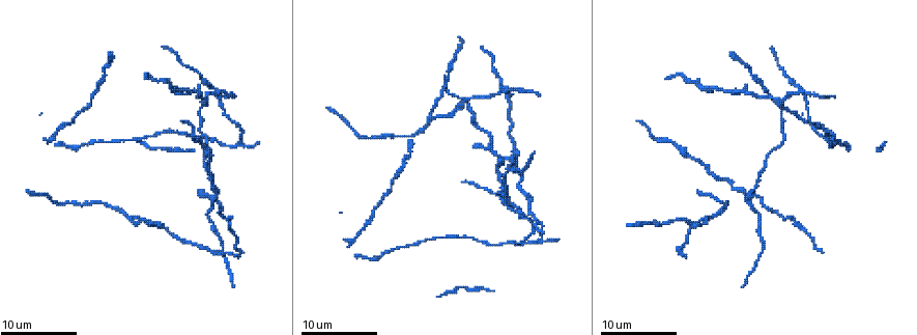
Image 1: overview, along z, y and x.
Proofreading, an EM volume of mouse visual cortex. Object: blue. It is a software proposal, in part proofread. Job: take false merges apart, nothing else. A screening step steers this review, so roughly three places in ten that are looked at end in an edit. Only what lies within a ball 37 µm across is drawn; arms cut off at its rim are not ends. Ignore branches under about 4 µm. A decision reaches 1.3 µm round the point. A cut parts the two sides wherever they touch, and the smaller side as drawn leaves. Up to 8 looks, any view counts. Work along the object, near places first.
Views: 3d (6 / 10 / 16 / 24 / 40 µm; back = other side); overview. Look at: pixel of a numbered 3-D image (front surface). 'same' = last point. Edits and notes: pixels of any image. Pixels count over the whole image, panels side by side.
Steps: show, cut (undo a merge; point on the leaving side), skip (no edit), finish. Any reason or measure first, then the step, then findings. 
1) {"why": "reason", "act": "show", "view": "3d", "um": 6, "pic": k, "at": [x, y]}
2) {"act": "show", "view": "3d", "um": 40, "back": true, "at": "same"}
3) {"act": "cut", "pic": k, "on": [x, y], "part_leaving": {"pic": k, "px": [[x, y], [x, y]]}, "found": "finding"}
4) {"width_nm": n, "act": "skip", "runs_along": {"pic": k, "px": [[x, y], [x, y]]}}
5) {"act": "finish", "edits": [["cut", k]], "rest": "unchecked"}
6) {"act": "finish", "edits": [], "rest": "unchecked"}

{"why": "three-way junction", "act": "show", "view": "3d", "um": 10, "pic": 1, "at": [783, 100]}

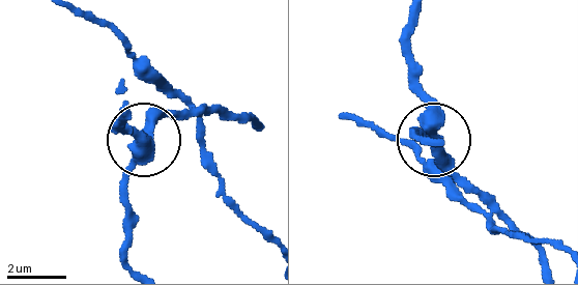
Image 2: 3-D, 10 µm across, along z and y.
{"side_arm_um": 20, "act": "skip", "found": "all the same neuron"}

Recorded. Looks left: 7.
{"why": "two arms in line, one across", "act": "show", "view": "3d", "um": 6, "pic": 1, "at": [130, 218]}

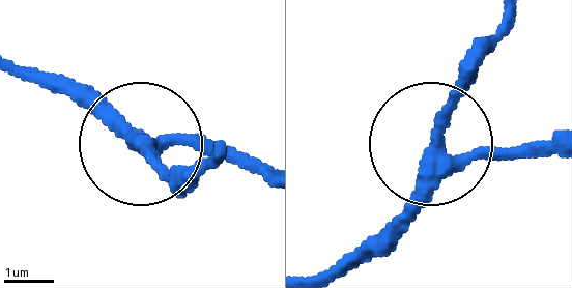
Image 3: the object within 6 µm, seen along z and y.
{"width_nm": 280, "act": "skip", "found": "one neuron here"}

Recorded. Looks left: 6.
{"act": "show", "view": "3d", "um": 10, "pic": 1, "at": [784, 138]}

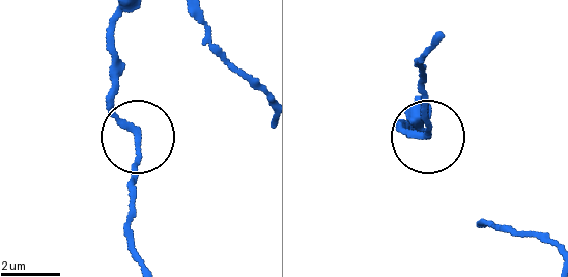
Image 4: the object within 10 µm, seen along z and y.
{"side_arm_um": 71, "act": "skip", "runs_along": {"pic": 4, "px": [[134, 136], [134, 208]]}, "found": "all the same neuron"}

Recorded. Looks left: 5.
{"why": "four or more arms meet", "act": "show", "view": "3d", "um": 6, "pic": 1, "at": [214, 196]}

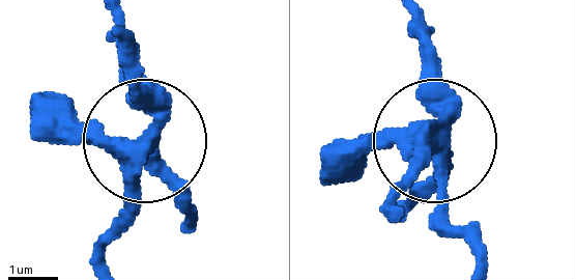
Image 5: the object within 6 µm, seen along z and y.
{"arms": 5, "act": "cut", "pic": 5, "on": [447, 215], "part_leaving": {"pic": 5, "px": [[437, 140], [437, 70], [421, 20]]}, "found": "two neurons meet here"}

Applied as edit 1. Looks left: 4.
{"act": "finish", "edits": [["cut", 5]], "rest": "unchecked"}

